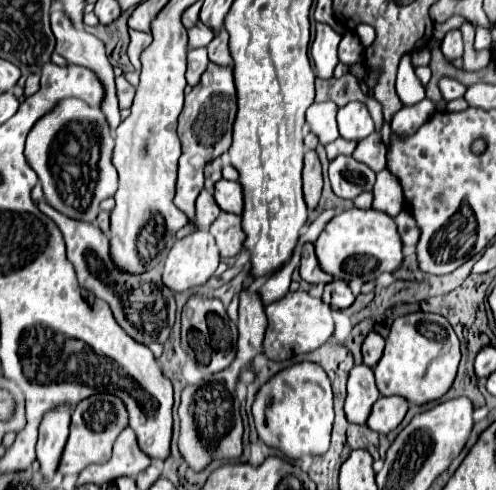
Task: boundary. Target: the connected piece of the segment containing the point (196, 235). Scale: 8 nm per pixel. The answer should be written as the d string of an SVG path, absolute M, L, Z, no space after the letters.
M198 229L174 243L170 249L162 281L172 291L186 291L204 285L220 263L218 247L206 229Z

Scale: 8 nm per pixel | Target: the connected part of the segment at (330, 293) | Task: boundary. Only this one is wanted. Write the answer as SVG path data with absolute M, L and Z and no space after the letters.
M332 281L332 283L324 285L322 301L332 305L332 307L336 307L336 309L346 309L346 307L350 307L354 303L354 295L352 295L348 283Z

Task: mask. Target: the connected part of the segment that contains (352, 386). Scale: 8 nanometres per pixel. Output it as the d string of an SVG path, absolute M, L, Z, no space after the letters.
M356 365L352 367L348 375L348 395L344 403L344 413L350 423L366 423L370 415L370 407L374 401L380 397L376 383L374 383L374 373L366 365Z

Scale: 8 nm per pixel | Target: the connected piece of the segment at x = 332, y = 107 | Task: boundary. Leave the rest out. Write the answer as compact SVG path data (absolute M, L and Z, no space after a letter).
M332 101L312 103L306 111L306 121L310 123L312 133L320 137L322 145L328 145L340 137L336 127L336 113L338 113L338 105Z

